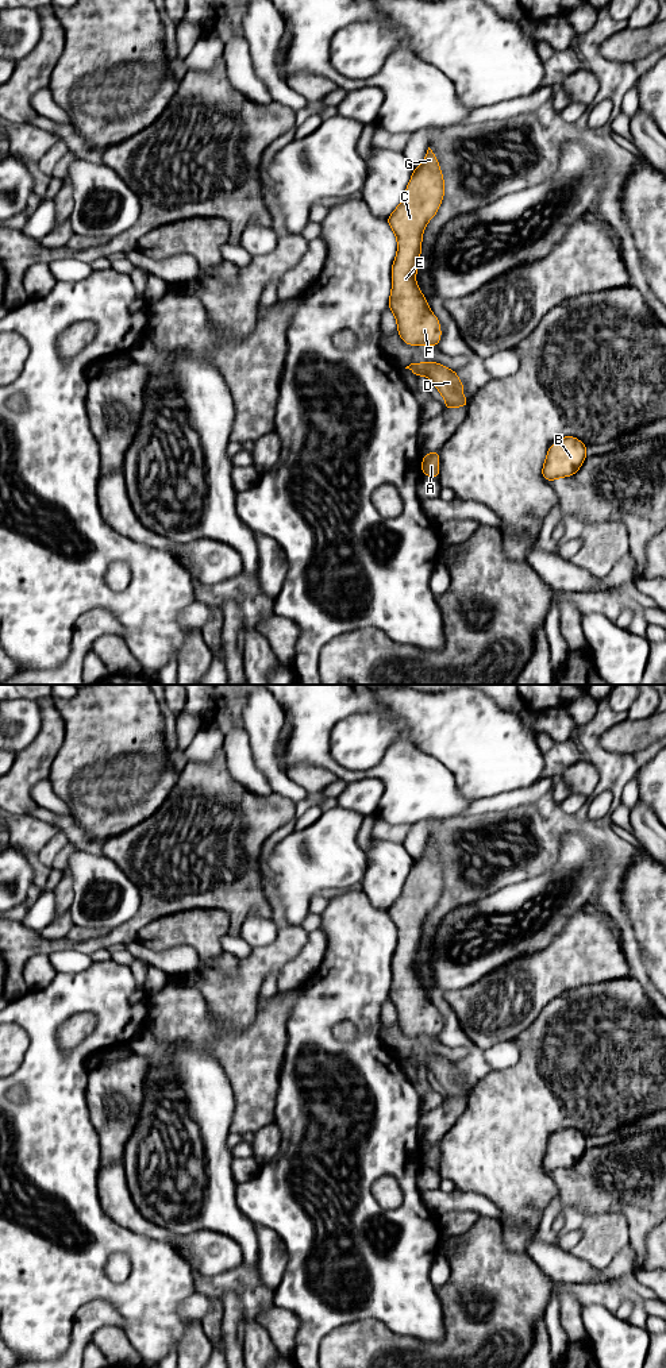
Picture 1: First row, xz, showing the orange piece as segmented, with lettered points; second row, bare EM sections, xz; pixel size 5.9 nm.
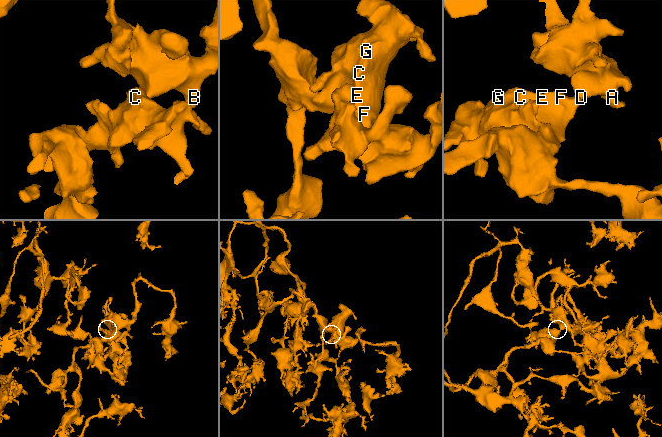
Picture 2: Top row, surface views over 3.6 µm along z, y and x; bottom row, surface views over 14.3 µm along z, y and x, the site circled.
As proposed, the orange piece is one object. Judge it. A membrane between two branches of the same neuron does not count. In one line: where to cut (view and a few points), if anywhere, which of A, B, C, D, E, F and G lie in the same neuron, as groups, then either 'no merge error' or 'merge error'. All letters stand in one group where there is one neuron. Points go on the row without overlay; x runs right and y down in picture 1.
cut none; groups A B C D E F G; no merge error

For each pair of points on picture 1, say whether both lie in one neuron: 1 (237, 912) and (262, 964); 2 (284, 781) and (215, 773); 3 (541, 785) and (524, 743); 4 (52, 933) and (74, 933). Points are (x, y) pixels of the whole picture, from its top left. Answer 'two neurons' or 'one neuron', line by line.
1: two neurons
2: two neurons
3: two neurons
4: one neuron

